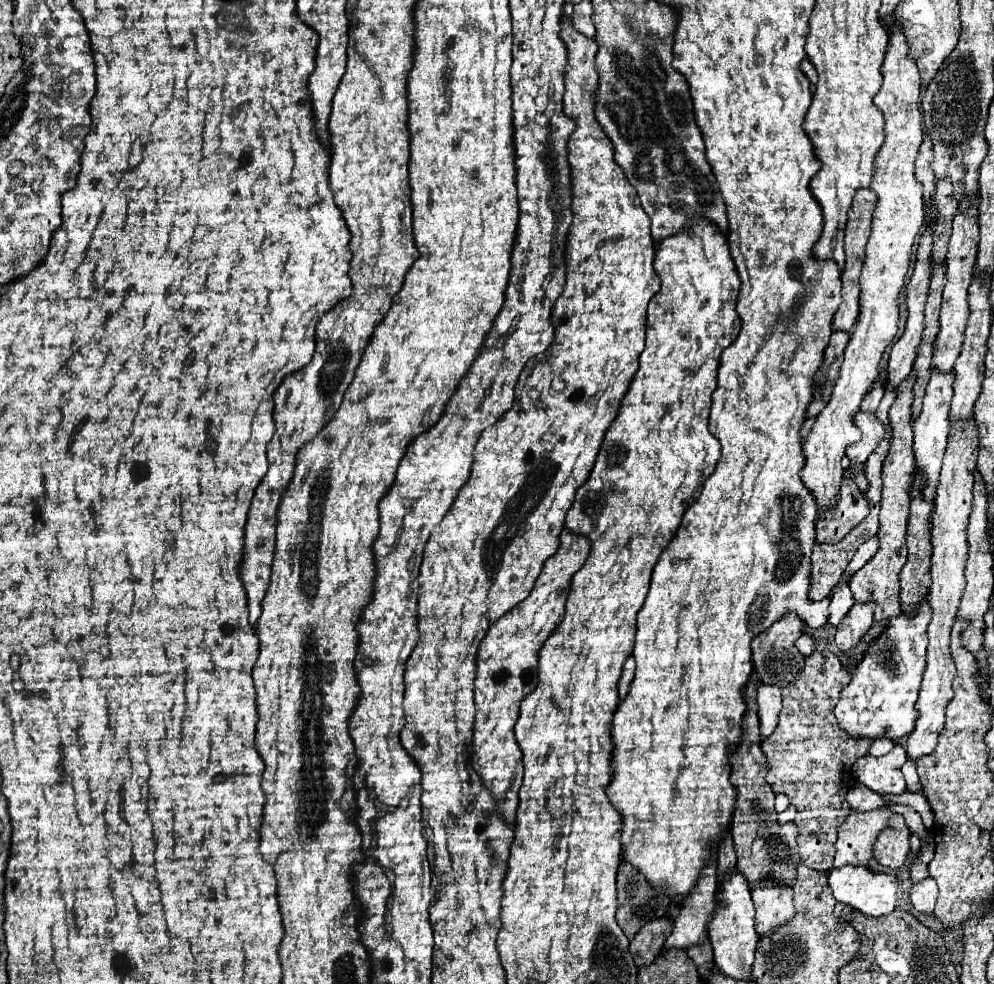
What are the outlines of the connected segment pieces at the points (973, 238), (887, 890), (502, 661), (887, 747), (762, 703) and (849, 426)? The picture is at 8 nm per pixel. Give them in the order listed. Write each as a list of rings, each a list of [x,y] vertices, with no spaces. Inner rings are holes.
[[[972,196],[972,204],[966,208],[958,208],[958,214],[954,218],[954,228],[948,244],[948,254],[946,254],[946,286],[942,294],[942,308],[940,308],[940,332],[934,342],[934,356],[932,356],[932,368],[948,374],[952,372],[952,366],[956,358],[960,356],[962,344],[964,344],[964,328],[968,320],[968,286],[972,284],[972,272],[974,272],[974,262],[976,262],[976,252],[978,252],[978,224],[976,224],[976,202],[978,196]]]
[[[842,866],[842,868],[832,868],[830,870],[828,884],[830,884],[832,894],[838,902],[852,906],[866,916],[884,916],[884,914],[888,914],[896,908],[898,882],[892,874],[866,870],[864,866]]]
[[[568,528],[562,530],[558,552],[546,560],[540,576],[534,582],[528,600],[522,600],[496,620],[476,652],[476,680],[474,680],[474,738],[472,738],[472,768],[482,778],[482,784],[496,798],[496,812],[506,824],[514,824],[518,808],[518,790],[522,784],[522,752],[514,738],[514,724],[518,720],[520,700],[536,686],[538,650],[550,632],[564,618],[564,604],[570,590],[570,578],[582,568],[590,552],[586,536]]]
[[[874,740],[872,746],[868,748],[868,754],[882,756],[882,754],[888,754],[892,748],[894,748],[894,742],[890,742],[890,740]]]
[[[764,686],[756,690],[756,704],[758,704],[758,718],[760,718],[760,738],[764,740],[768,734],[774,732],[778,724],[778,714],[782,708],[782,690],[778,686]]]
[[[898,22],[896,32],[892,32],[886,48],[882,74],[884,82],[880,92],[874,96],[874,104],[884,114],[886,140],[876,154],[876,172],[870,182],[870,190],[878,194],[878,200],[872,218],[872,234],[866,244],[866,258],[860,274],[860,316],[854,324],[854,330],[850,332],[850,340],[844,350],[844,362],[840,366],[832,396],[822,408],[822,412],[816,416],[812,430],[802,442],[802,450],[806,456],[802,480],[816,496],[818,514],[830,508],[836,500],[838,486],[844,476],[844,470],[840,466],[844,448],[860,440],[860,428],[854,424],[854,416],[860,410],[860,402],[864,400],[864,396],[880,374],[880,360],[886,346],[894,340],[898,332],[898,296],[904,290],[914,238],[918,236],[918,230],[924,224],[926,216],[922,184],[916,180],[914,174],[918,148],[924,140],[920,114],[920,74],[916,62],[908,58],[908,46]]]

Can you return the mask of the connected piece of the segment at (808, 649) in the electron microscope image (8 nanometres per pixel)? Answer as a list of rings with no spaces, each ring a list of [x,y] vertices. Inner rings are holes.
[[[802,634],[802,636],[796,640],[796,648],[798,648],[804,656],[812,654],[812,652],[816,650],[816,640],[814,640],[814,636],[810,636],[810,634]]]

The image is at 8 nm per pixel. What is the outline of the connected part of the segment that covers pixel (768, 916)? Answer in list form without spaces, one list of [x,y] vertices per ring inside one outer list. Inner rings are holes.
[[[764,882],[752,890],[756,906],[756,932],[758,936],[772,934],[778,926],[792,920],[796,914],[792,902],[792,888]]]

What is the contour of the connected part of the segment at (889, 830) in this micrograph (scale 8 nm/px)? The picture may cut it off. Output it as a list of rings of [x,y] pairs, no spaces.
[[[894,814],[890,824],[878,836],[878,842],[874,846],[874,858],[886,868],[892,870],[902,868],[910,852],[908,838],[910,838],[910,830],[904,822],[904,816]]]

